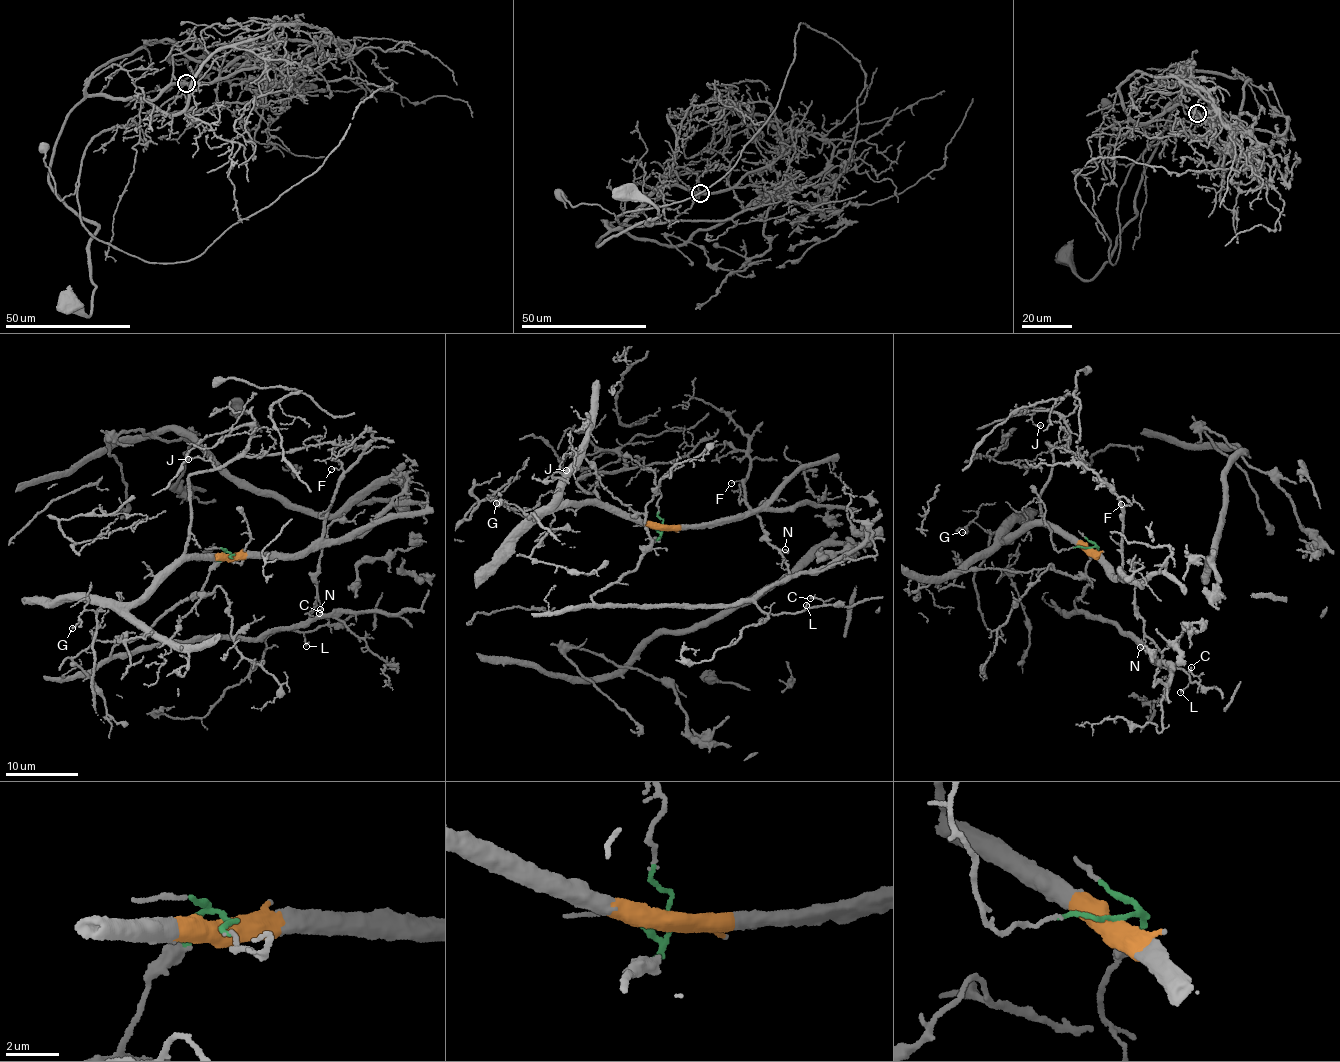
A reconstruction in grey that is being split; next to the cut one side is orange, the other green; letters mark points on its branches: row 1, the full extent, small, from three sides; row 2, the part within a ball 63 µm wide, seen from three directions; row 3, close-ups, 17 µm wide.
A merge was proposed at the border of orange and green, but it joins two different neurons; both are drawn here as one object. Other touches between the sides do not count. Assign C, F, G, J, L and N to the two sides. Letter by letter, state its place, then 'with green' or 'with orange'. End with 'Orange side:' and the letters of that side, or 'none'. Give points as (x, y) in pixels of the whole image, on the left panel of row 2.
C: (319, 613) | with green
F: (331, 469) | with orange
G: (72, 628) | with orange
J: (188, 459) | with orange
L: (306, 646) | with green
N: (320, 609) | with green
Orange side: F, G, J

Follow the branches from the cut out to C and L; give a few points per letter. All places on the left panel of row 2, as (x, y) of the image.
C: (229, 553), (200, 591), (119, 643), (112, 657), (193, 639), (315, 630), (329, 621), (318, 613)
L: (229, 553), (200, 591), (119, 643), (111, 656), (193, 639), (266, 639), (291, 629), (304, 635), (305, 646)

